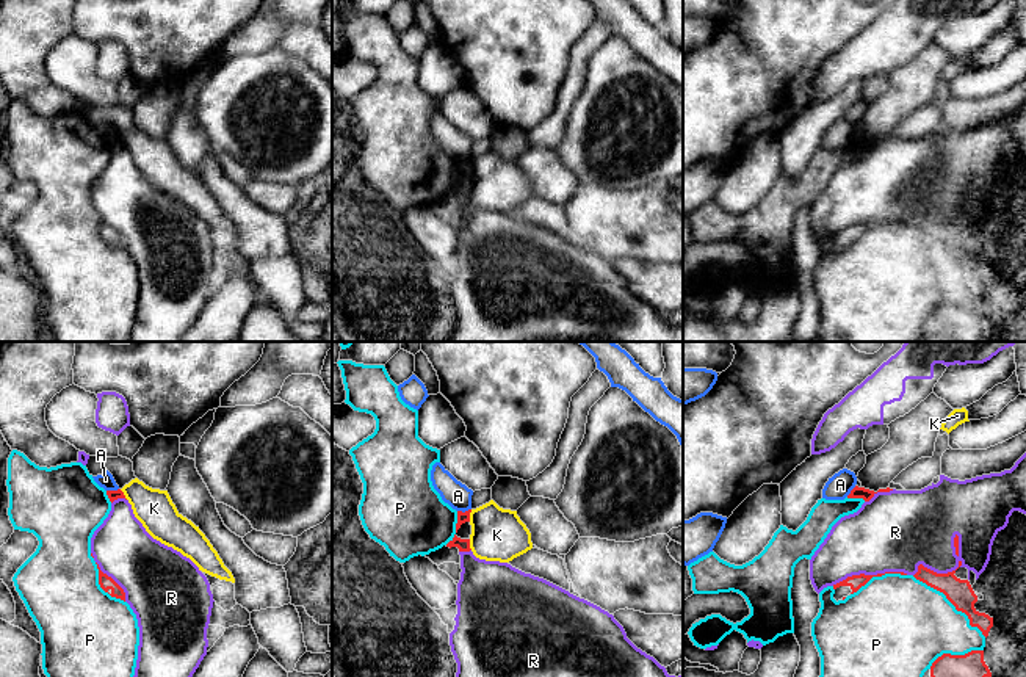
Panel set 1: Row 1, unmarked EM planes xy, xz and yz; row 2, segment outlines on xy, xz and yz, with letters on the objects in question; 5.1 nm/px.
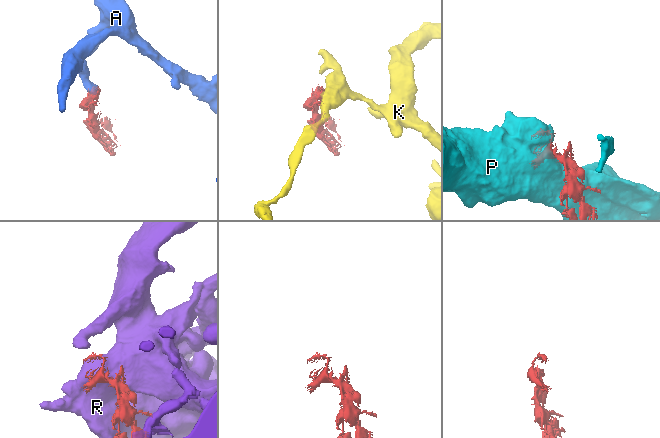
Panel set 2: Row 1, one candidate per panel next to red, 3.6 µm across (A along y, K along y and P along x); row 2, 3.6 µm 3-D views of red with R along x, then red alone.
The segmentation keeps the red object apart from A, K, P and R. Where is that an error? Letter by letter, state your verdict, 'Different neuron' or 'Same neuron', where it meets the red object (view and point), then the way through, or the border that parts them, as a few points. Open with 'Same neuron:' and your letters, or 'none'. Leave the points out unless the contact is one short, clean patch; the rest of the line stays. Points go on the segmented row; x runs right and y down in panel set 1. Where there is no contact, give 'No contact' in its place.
Same neuron: none
A: Different neuron. Touches red at xz (466, 511). Boundary: xz (470, 508), (458, 511)
K: Different neuron. Touches red at xz (469, 516). Boundary: xz (472, 510), (469, 521)
P: Different neuron. Touches red at yz (951, 602)
R: Different neuron. Touches red at yz (870, 575)

